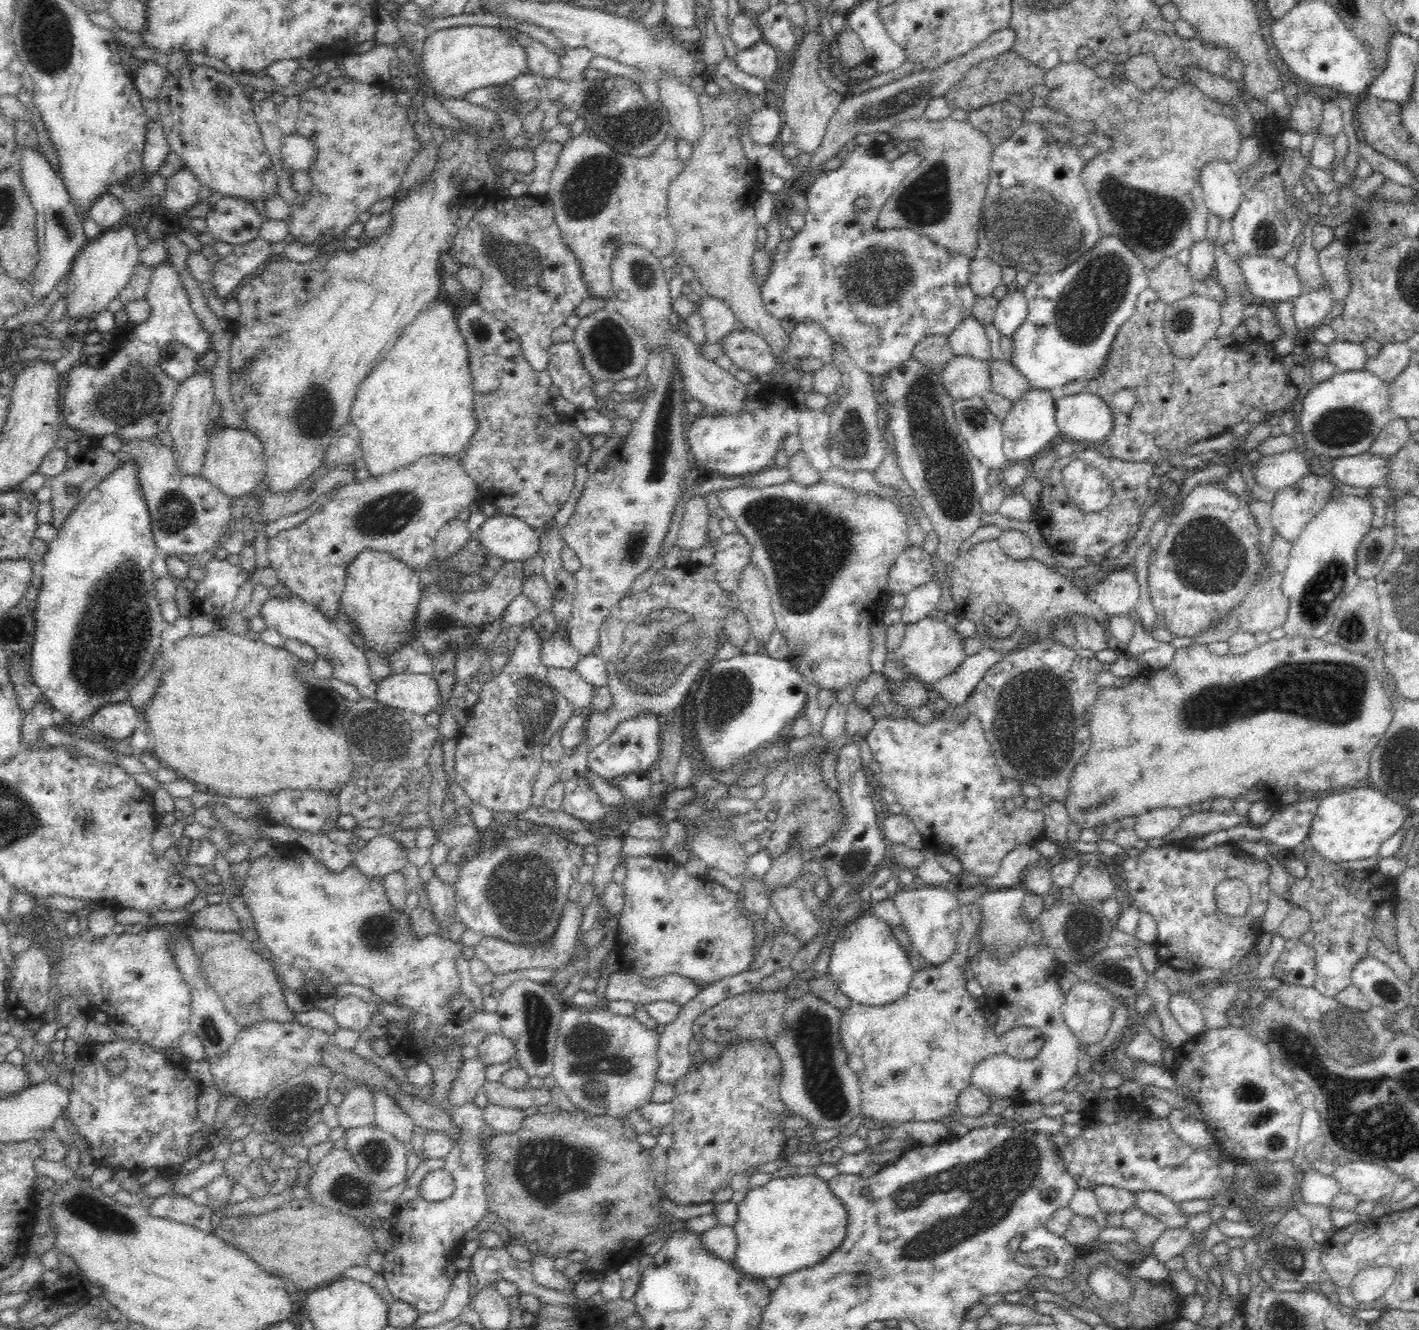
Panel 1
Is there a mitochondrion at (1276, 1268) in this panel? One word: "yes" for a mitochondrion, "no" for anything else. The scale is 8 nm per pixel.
no

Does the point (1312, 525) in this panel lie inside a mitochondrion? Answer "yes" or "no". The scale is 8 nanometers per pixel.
no

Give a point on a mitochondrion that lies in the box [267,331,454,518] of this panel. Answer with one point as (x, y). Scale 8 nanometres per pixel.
(314, 414)

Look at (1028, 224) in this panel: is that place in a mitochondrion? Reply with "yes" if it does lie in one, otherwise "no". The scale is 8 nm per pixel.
yes

